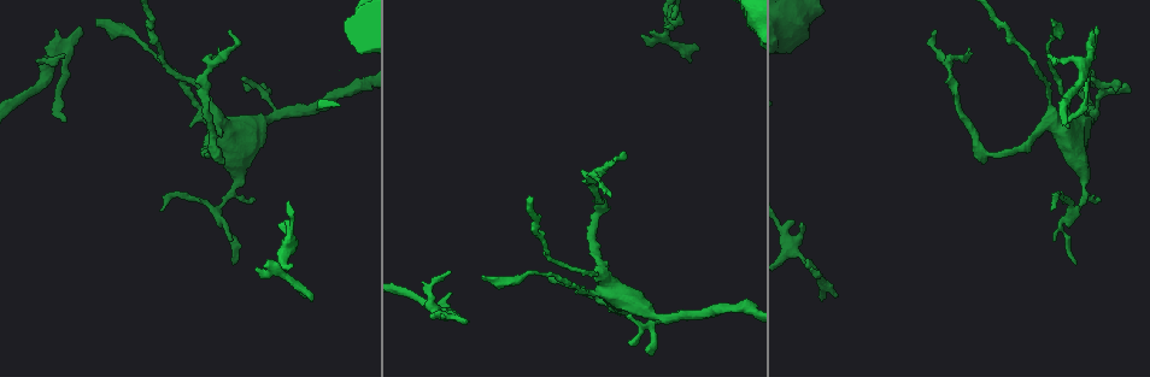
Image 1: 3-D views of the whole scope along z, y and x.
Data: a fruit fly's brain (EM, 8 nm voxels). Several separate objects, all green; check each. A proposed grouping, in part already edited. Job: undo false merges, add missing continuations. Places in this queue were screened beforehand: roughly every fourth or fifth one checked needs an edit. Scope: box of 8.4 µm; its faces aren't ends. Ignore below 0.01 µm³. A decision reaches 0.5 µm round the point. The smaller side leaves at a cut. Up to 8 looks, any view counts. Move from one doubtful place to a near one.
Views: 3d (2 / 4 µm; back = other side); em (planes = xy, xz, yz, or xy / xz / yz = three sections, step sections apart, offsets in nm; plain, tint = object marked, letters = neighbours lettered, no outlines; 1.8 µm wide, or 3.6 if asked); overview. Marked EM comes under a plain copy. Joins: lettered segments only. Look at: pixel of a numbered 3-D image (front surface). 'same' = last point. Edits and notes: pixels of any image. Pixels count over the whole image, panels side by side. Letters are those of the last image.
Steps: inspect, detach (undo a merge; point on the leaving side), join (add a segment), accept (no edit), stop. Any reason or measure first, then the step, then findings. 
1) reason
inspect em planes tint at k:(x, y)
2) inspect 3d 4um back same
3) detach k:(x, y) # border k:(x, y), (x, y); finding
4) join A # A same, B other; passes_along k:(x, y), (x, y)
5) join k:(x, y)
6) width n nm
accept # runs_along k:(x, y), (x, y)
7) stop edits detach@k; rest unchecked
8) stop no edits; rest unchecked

free end
inspect em xy step 4 letters at 1:(699, 48)

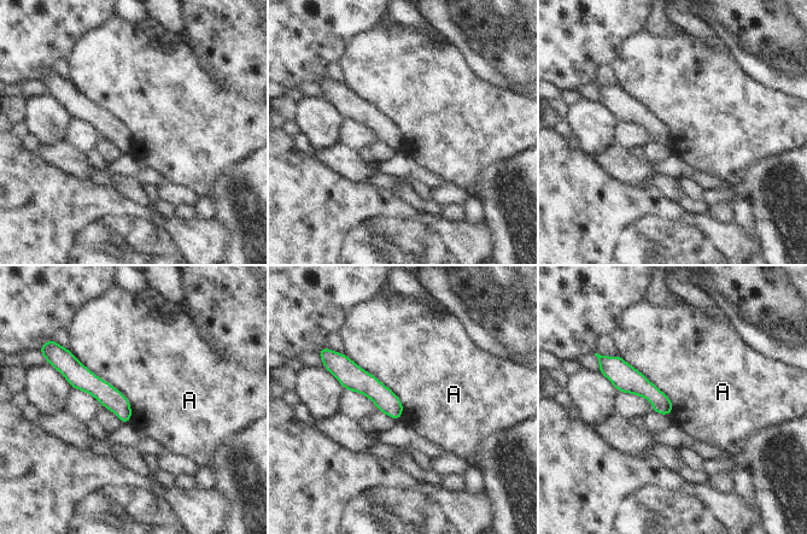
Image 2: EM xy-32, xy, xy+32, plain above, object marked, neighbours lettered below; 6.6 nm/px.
accept # A other; runs_along 2:(344, 359), (397, 416); no lettered segment goes on from it

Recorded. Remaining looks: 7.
branch stops here
inspect em planes tint at 1:(664, 27)

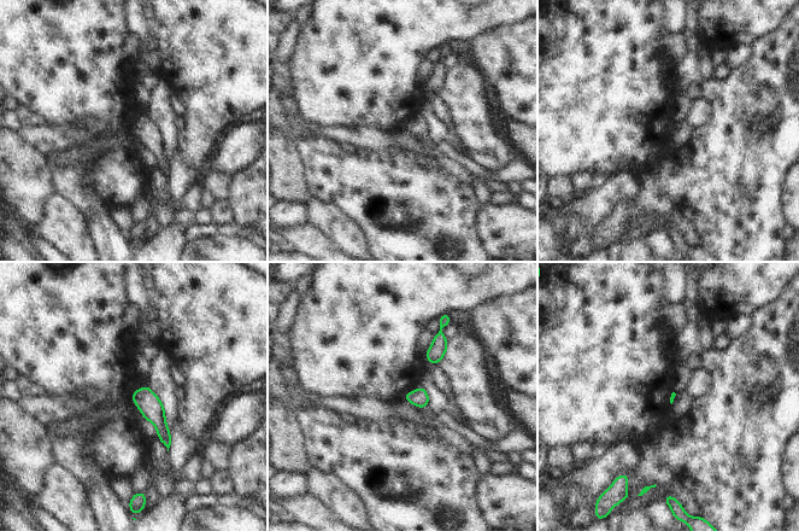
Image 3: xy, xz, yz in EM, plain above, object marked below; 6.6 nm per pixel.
inspect em planes letters same

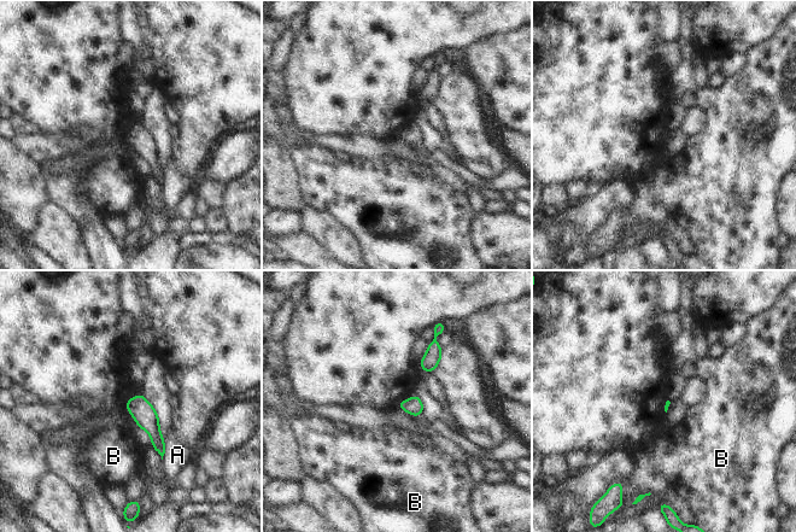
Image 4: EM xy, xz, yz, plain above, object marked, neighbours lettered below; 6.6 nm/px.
longest_contact A 120 nm
accept # A other, B other; border 4:(165, 442), (165, 452), (162, 459); no lettered segment goes on from it

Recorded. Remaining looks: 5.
inspect em yz step 16 tint at 1:(1058, 130)

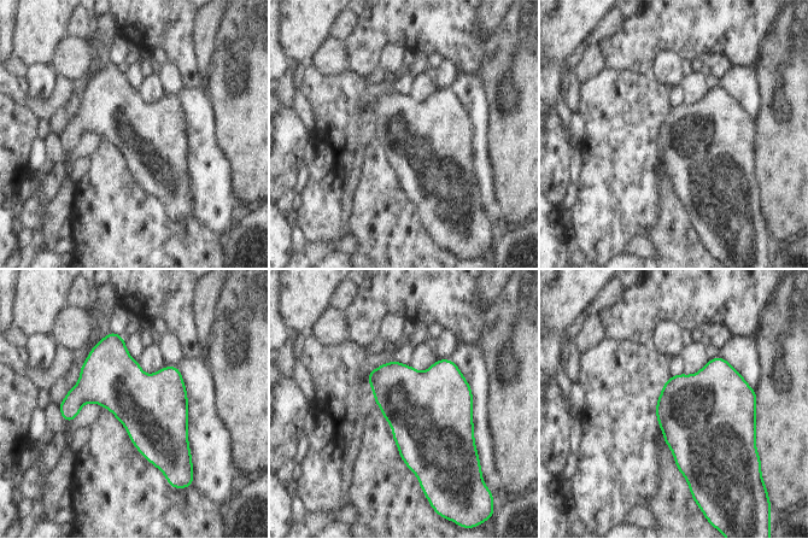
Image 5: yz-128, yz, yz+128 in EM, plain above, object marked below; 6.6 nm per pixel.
inspect em planes letters same

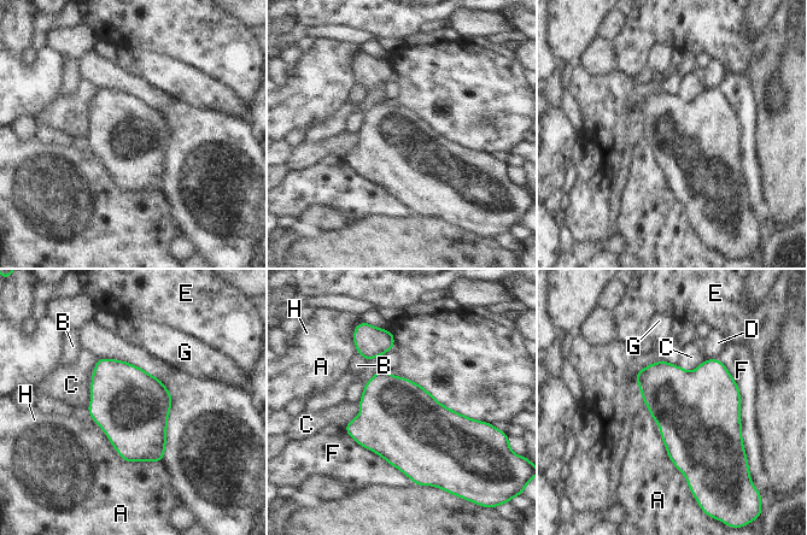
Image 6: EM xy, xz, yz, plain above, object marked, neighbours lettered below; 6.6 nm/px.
accept # A other, B other, C other, D other, E other, F other, G other, H other; border 6:(88, 412), (124, 460), (162, 462); one cell here

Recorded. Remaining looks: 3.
stop no edits; rest unchecked

